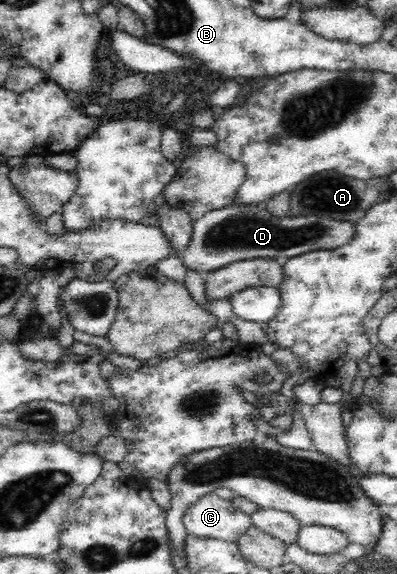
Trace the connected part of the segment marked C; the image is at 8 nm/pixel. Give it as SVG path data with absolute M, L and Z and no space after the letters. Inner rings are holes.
M215 492L206 493L183 513L182 524L193 537L237 542L253 525L251 515L225 500Z

